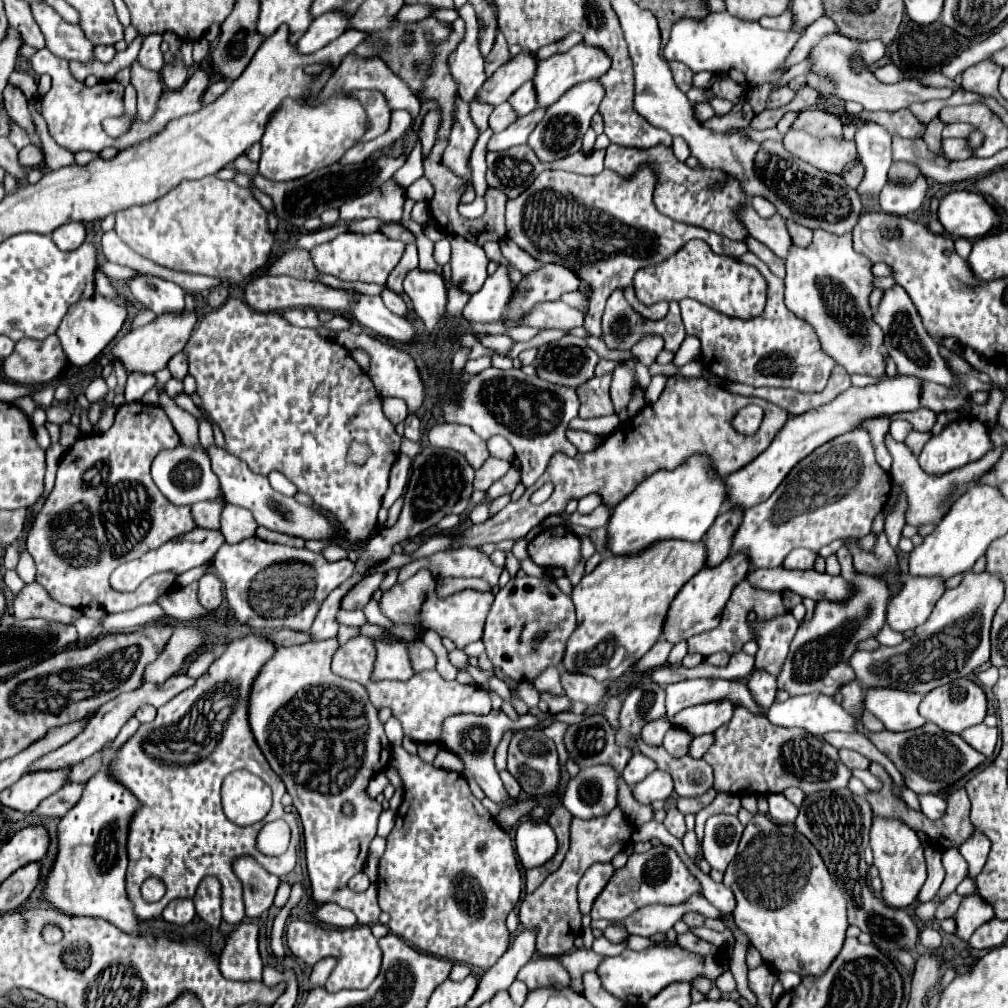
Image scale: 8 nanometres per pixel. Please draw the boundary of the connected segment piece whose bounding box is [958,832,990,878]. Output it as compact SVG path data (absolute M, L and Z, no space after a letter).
M974 832L974 836L970 836L968 844L962 844L958 850L964 856L964 860L968 862L968 878L976 878L980 874L980 870L984 868L986 856L990 852L990 842L980 832Z

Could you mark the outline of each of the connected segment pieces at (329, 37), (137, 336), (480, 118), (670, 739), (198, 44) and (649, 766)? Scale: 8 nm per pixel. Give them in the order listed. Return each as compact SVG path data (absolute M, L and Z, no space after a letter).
M320 16L310 24L306 34L298 40L300 54L312 54L342 34L342 16Z
M184 312L182 316L158 316L152 324L146 324L142 328L134 328L126 336L122 336L114 344L114 348L110 350L110 354L104 358L104 364L120 362L122 368L128 374L130 372L154 374L158 370L162 370L168 364L168 360L184 348L184 344L188 342L188 338L190 338L196 322L198 322L196 320L196 312Z
M476 100L470 102L470 118L478 128L478 132L486 130L486 116L490 116L490 112L492 112L490 104L478 104Z
M670 728L662 746L666 748L666 752L670 756L682 758L682 756L686 756L686 748L690 746L690 738L692 736L686 736L686 732L678 732L676 728Z
M200 38L200 40L194 40L192 42L194 46L194 52L192 52L192 58L194 62L202 62L206 56L208 56L208 50L210 50L210 44L206 38Z
M636 752L632 758L630 758L630 762L626 764L626 768L624 768L624 772L622 772L622 778L626 780L626 784L632 788L632 786L636 786L642 778L646 778L648 774L652 774L656 770L656 764L650 760L650 758L646 758L642 752Z

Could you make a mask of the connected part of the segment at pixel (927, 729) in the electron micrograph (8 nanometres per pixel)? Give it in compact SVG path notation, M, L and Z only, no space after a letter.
M854 680L850 684L846 684L842 690L842 708L854 716L860 734L868 736L878 748L880 752L884 752L900 770L906 786L910 790L914 790L916 794L936 794L942 788L948 788L952 782L956 782L960 776L968 774L972 768L976 768L978 764L984 762L984 756L980 752L976 752L972 746L968 746L960 736L956 734L948 734L942 732L936 724L924 724L918 730L908 730L908 732L890 732L890 730L882 730L882 732L870 732L862 726L860 716L860 704L862 704L862 688L860 684Z

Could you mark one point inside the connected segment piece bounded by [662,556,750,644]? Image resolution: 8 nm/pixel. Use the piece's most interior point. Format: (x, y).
(698, 606)

